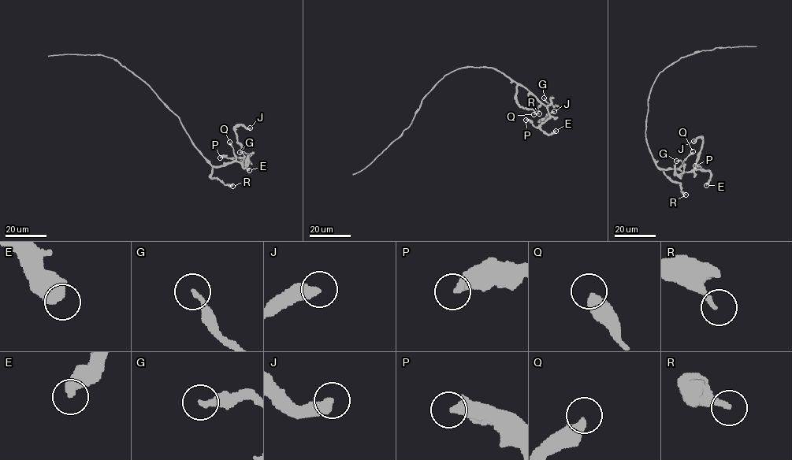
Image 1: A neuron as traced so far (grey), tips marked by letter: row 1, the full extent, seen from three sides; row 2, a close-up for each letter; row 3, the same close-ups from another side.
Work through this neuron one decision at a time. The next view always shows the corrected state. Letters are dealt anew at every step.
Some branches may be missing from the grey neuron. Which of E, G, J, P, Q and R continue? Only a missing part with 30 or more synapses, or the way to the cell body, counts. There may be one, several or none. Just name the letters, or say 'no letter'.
no letter

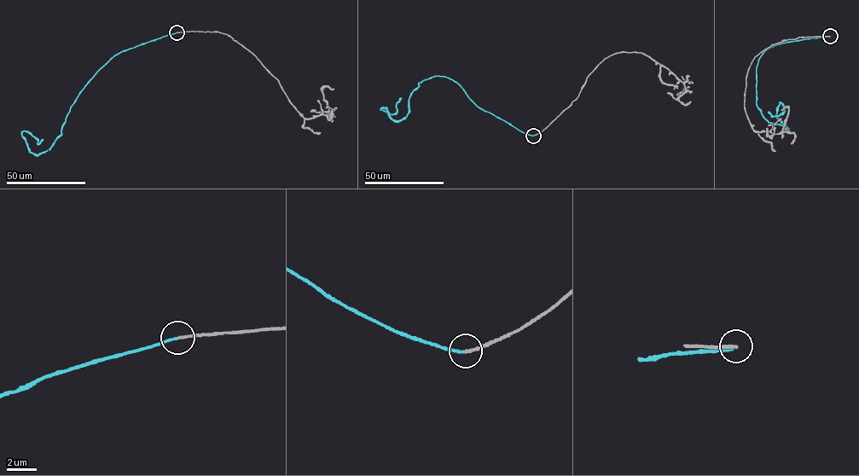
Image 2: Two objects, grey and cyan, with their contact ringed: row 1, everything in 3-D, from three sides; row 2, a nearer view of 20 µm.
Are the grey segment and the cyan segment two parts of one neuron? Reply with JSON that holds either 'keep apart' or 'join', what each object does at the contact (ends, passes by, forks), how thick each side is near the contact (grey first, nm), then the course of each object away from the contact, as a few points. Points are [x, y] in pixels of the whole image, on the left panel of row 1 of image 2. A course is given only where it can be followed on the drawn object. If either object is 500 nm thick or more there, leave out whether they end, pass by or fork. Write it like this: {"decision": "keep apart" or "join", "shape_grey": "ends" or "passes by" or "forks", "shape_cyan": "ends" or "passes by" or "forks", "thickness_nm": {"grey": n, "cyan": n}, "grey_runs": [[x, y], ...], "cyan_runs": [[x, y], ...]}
{"decision": "join", "shape_grey": "ends", "shape_cyan": "ends", "thickness_nm": {"grey": 170, "cyan": 150}, "grey_runs": [[177, 32], [230, 36], [277, 80], [304, 118], [327, 115], [322, 89], [333, 89]], "cyan_runs": [[177, 32], [124, 50], [105, 64], [78, 95], [50, 148], [34, 154], [21, 132], [37, 143], [43, 139]]}

